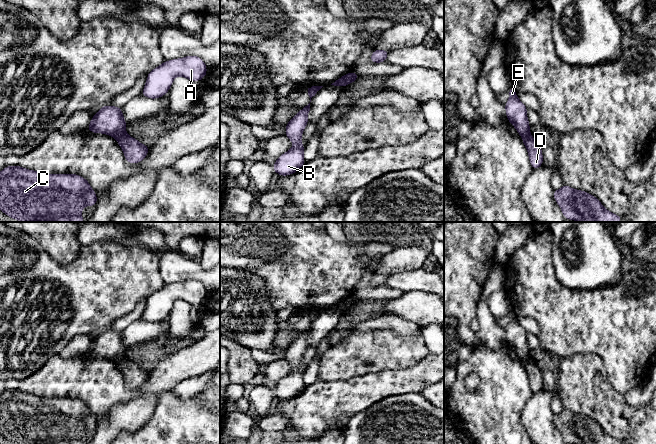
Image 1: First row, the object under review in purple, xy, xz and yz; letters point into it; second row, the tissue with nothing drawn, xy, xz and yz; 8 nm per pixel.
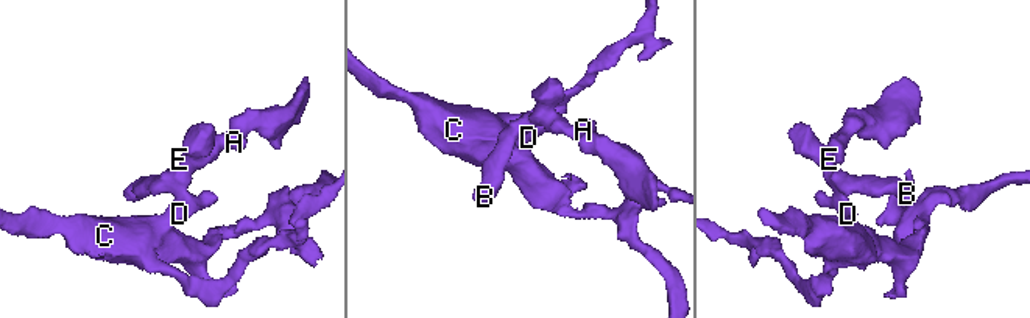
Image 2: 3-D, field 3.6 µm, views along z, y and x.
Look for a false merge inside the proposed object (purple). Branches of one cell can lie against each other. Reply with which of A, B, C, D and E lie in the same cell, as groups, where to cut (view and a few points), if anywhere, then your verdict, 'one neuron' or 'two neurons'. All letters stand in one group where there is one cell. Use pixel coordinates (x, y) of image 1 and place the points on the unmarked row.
groups A B E / C D; cut xz (347, 299), (341, 310); two neurons

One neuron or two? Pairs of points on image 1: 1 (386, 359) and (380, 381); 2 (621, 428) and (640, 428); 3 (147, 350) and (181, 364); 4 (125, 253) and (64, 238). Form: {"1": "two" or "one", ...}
{"1": "two", "2": "two", "3": "two", "4": "two"}

